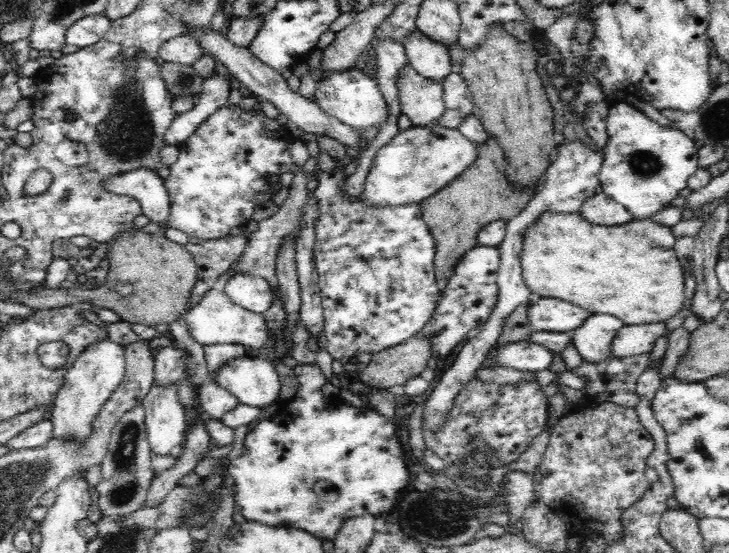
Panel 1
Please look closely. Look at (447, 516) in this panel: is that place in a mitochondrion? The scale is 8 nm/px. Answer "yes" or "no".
yes

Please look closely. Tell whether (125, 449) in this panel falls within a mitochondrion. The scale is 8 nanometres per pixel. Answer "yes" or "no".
yes

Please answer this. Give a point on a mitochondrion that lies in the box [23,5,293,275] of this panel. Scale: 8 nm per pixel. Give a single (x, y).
(127, 131)

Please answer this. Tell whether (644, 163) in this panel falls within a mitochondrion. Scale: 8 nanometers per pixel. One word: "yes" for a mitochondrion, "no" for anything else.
yes

